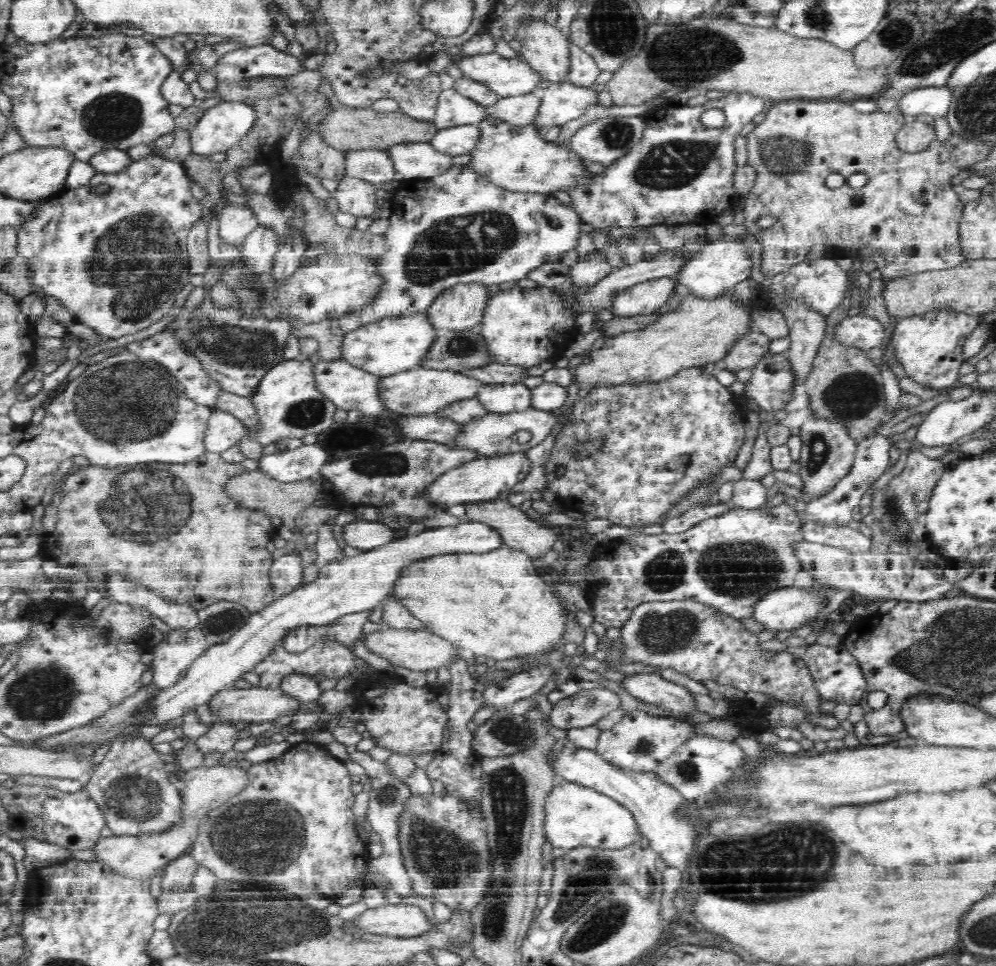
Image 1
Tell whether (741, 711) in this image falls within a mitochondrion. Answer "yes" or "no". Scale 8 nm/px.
no

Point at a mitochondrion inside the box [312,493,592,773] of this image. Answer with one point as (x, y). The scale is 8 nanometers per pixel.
(506, 729)

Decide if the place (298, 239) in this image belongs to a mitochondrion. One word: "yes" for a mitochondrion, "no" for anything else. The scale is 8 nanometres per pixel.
no

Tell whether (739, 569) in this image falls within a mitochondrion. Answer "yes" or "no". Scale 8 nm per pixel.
yes

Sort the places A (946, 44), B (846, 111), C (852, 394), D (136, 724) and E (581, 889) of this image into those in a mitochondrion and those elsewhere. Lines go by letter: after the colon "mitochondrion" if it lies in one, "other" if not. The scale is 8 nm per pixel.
A: mitochondrion
B: other
C: mitochondrion
D: other
E: mitochondrion

